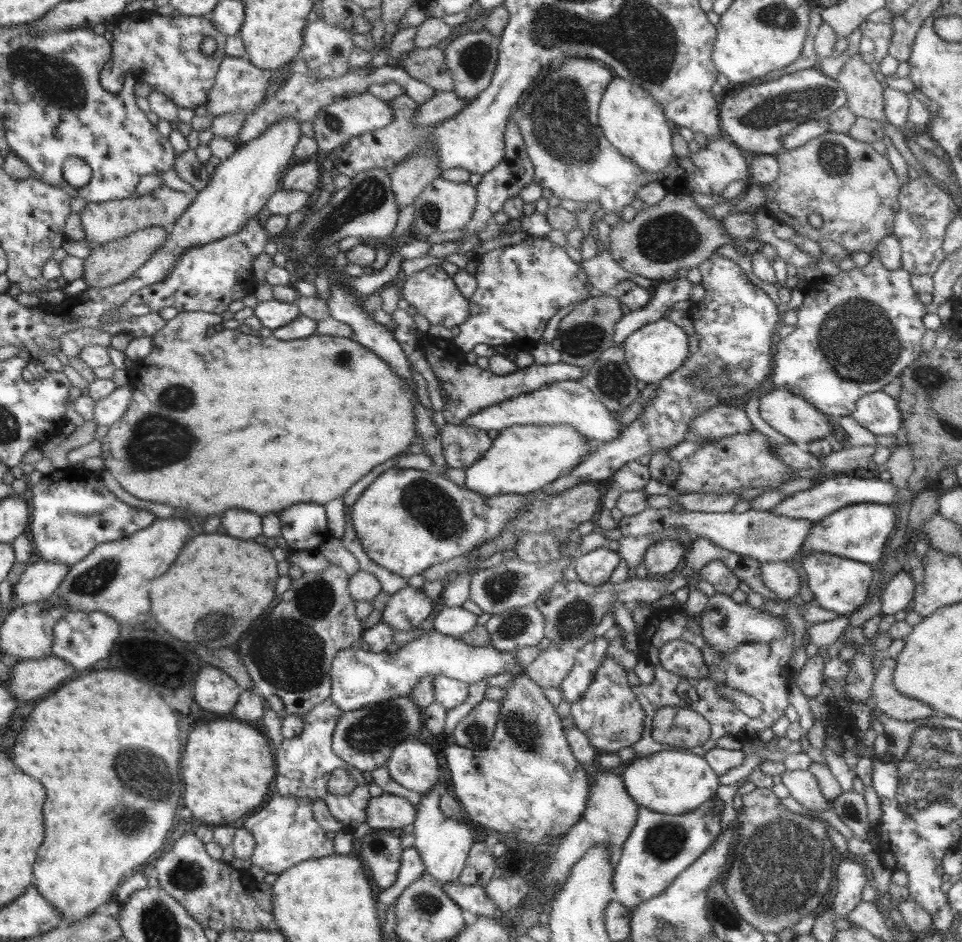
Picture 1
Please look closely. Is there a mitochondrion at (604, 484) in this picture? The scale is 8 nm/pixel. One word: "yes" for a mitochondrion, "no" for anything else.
no

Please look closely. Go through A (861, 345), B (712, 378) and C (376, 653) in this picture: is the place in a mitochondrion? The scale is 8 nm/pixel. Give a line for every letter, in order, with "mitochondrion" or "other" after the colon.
A: mitochondrion
B: mitochondrion
C: other

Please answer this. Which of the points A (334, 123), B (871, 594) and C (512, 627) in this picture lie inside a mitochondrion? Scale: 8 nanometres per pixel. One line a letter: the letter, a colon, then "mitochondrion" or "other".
A: mitochondrion
B: other
C: mitochondrion

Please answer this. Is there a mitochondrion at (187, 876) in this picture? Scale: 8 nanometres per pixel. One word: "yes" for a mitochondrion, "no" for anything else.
yes

